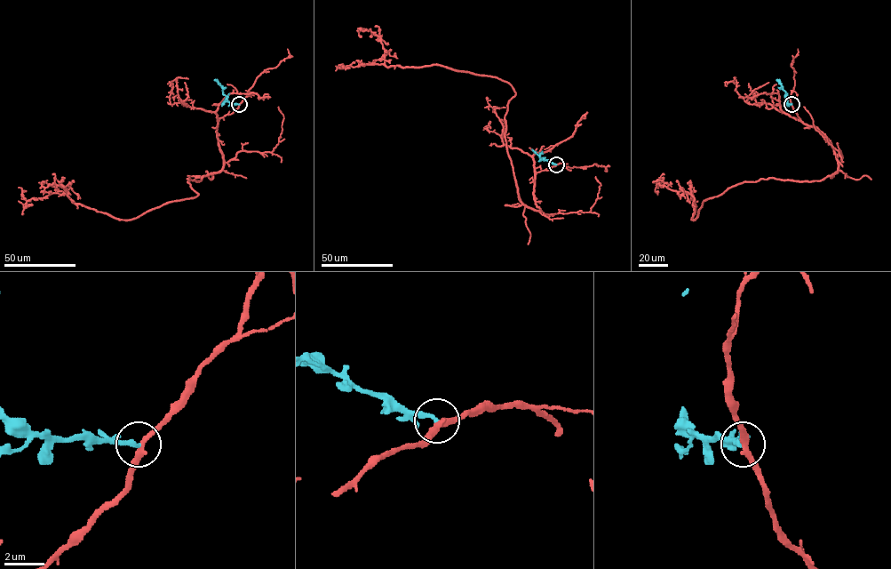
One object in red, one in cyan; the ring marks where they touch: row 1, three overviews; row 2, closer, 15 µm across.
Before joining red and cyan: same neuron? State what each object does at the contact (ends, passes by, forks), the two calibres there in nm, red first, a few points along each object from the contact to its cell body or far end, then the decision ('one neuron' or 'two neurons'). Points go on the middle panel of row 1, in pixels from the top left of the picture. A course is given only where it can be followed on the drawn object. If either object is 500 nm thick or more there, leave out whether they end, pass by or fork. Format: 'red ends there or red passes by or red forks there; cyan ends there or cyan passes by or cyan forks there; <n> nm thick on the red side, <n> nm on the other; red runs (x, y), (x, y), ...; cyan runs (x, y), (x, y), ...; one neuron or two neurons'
red passes by; cyan ends there; 280 nm thick on the red side, 240 nm on the other; red runs (556, 164), (535, 173), (540, 211), (528, 207), (505, 140), (515, 94), (507, 83), (435, 65), (335, 70); cyan runs (556, 164), (540, 159), (531, 149); two neurons

